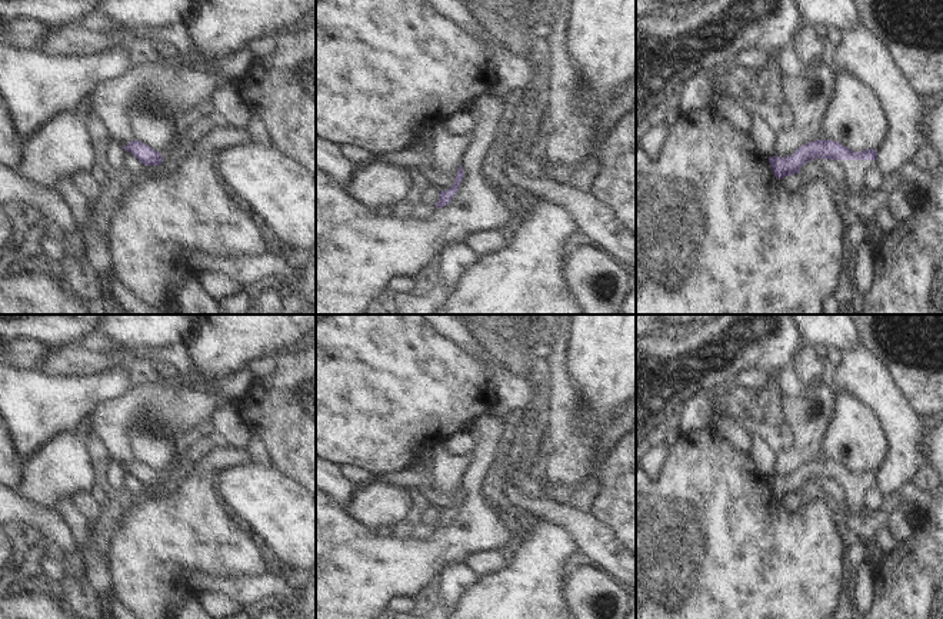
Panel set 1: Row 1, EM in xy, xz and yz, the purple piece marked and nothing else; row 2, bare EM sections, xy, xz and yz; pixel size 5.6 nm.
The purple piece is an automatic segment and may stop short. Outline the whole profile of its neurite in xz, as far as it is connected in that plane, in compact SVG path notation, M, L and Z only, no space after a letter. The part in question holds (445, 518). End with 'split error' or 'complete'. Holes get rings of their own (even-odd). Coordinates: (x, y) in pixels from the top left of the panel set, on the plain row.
M460 486L459 490L457 490L457 493L456 493L454 505L449 510L440 512L436 529L441 529L441 528L444 528L446 525L450 523L450 520L456 515L460 503L463 502L463 499L464 499L464 490Z; complete

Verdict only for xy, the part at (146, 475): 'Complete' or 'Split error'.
Complete

